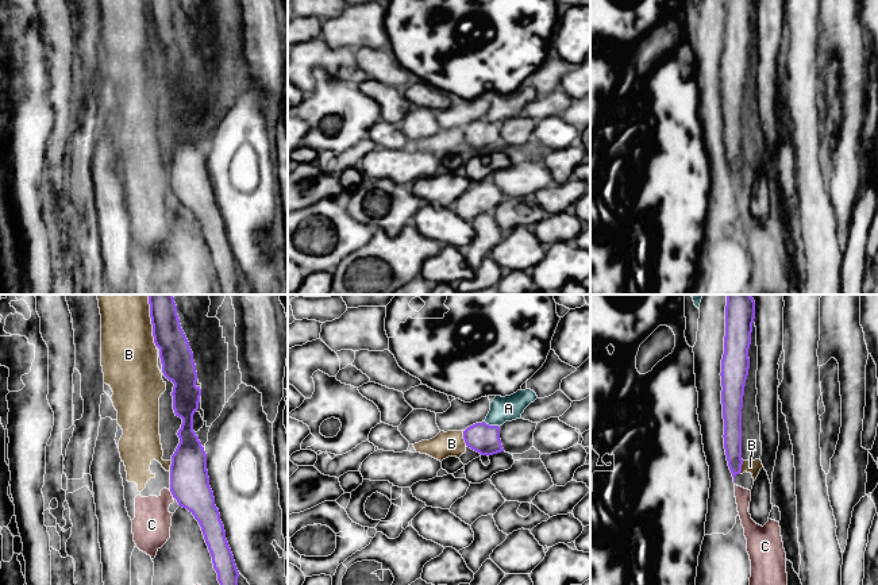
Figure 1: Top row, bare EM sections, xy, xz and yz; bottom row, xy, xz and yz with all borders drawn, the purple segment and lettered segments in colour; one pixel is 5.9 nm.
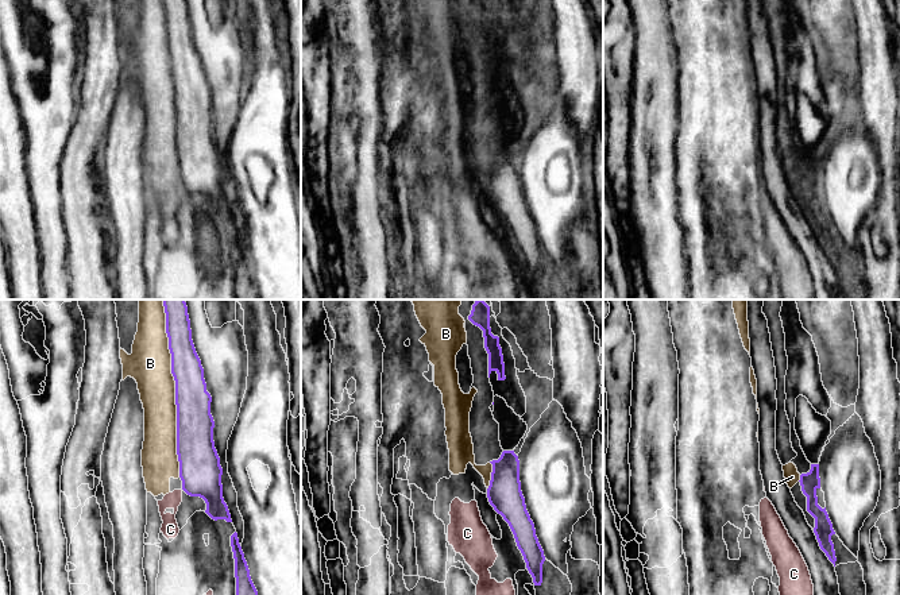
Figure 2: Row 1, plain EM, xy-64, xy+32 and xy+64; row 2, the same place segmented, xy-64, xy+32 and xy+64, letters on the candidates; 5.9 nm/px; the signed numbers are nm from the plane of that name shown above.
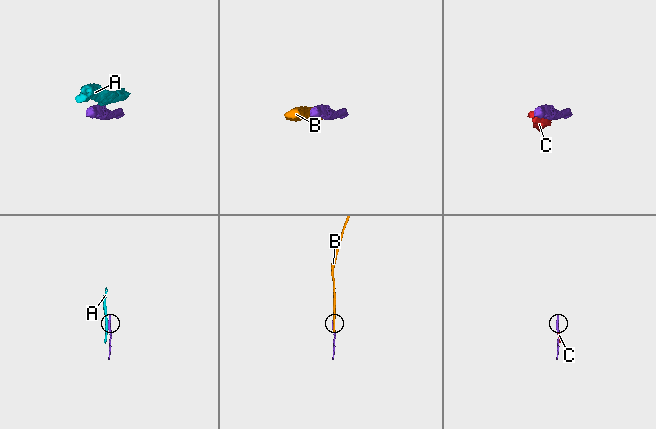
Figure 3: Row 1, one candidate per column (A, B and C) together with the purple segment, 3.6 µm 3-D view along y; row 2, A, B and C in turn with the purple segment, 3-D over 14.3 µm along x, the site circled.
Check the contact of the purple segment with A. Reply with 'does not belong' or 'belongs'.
does not belong

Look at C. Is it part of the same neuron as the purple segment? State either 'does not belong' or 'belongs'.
does not belong

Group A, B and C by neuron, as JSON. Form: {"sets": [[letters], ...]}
{"sets": [["A", "B", "C"]]}

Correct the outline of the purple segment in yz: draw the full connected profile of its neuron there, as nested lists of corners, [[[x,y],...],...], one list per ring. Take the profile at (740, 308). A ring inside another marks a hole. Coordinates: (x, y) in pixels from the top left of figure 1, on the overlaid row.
[[[727,295],[725,336],[721,359],[724,449],[733,477],[742,472],[742,407],[750,369],[755,301],[751,295]]]

